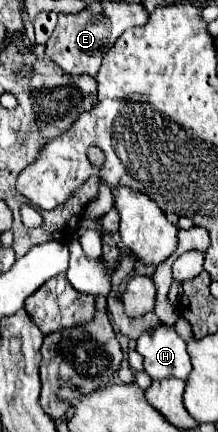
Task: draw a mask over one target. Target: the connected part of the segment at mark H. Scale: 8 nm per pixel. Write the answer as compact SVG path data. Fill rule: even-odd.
M156 325L144 331L136 341L136 351L144 357L144 371L160 381L168 377L186 379L192 371L184 339L176 335L174 325Z

